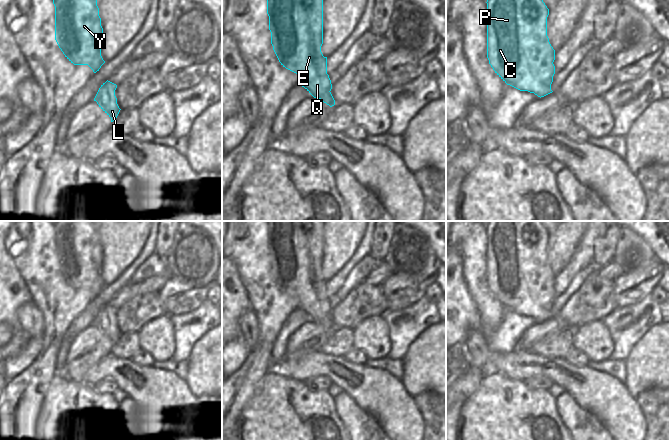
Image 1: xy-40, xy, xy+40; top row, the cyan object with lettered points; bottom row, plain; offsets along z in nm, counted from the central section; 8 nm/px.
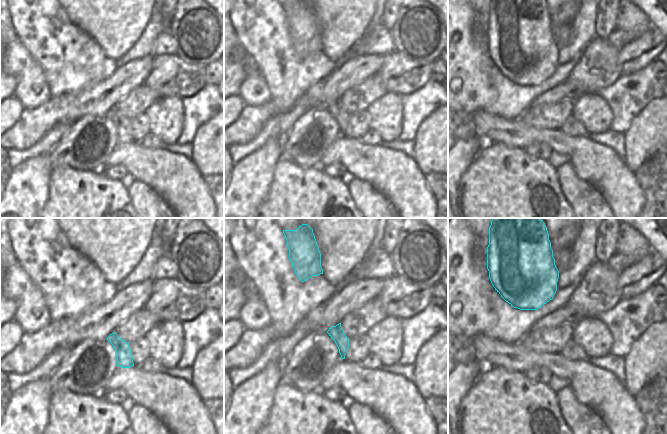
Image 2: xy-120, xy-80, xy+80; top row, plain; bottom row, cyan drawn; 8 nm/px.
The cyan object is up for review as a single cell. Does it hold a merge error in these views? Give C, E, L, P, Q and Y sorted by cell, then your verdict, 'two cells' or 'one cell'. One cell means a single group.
C E L P Q Y; one cell

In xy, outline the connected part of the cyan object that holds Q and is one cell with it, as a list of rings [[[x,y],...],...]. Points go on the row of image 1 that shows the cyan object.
[[[267,0],[269,30],[273,50],[283,67],[297,74],[299,85],[314,98],[321,99],[330,107],[335,105],[331,94],[332,84],[327,74],[327,57],[321,52],[323,44],[323,0]]]

